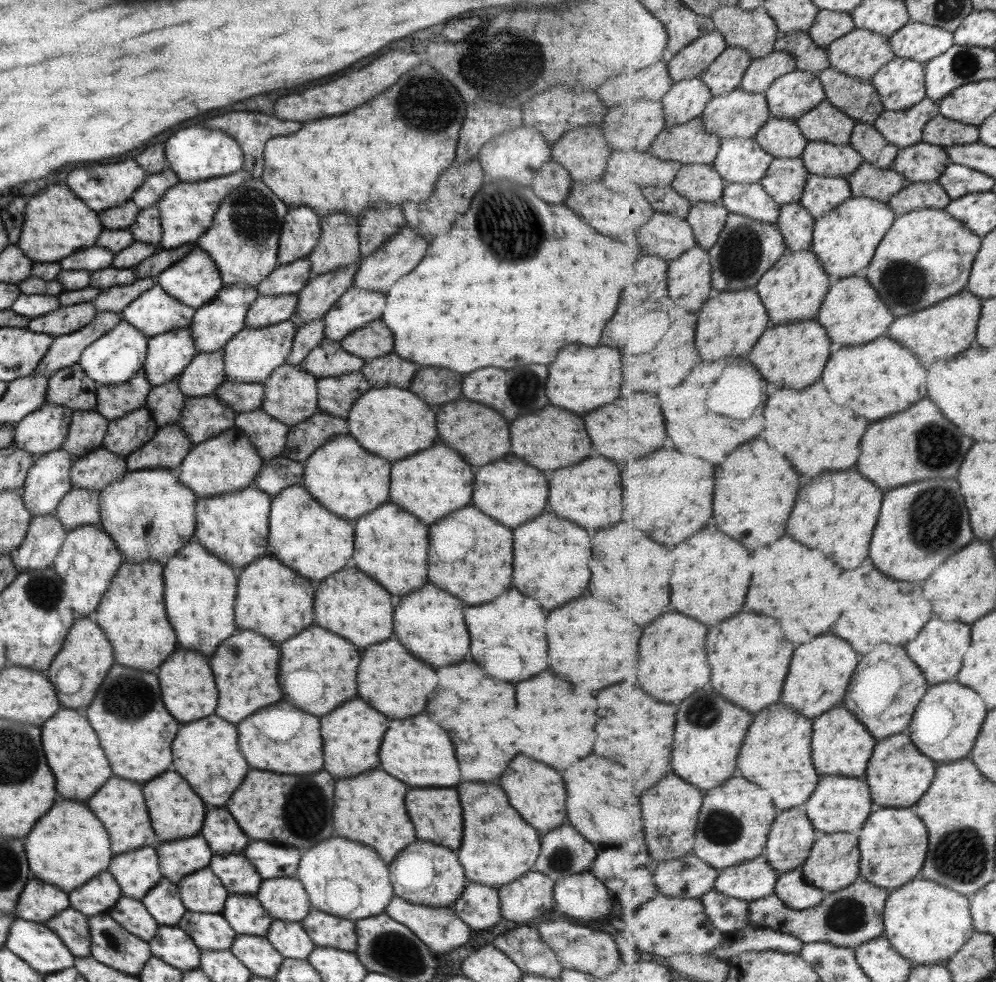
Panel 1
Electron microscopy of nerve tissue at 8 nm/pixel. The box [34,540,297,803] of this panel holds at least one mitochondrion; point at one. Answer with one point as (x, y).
(129, 698)

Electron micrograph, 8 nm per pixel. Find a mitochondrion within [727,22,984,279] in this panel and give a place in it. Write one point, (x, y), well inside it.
(965, 64)

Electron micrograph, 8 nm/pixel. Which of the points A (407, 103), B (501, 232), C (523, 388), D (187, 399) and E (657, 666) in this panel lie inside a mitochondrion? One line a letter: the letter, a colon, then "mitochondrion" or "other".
A: mitochondrion
B: mitochondrion
C: mitochondrion
D: other
E: other

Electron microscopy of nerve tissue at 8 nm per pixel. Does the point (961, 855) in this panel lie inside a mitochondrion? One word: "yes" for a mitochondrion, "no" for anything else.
yes

